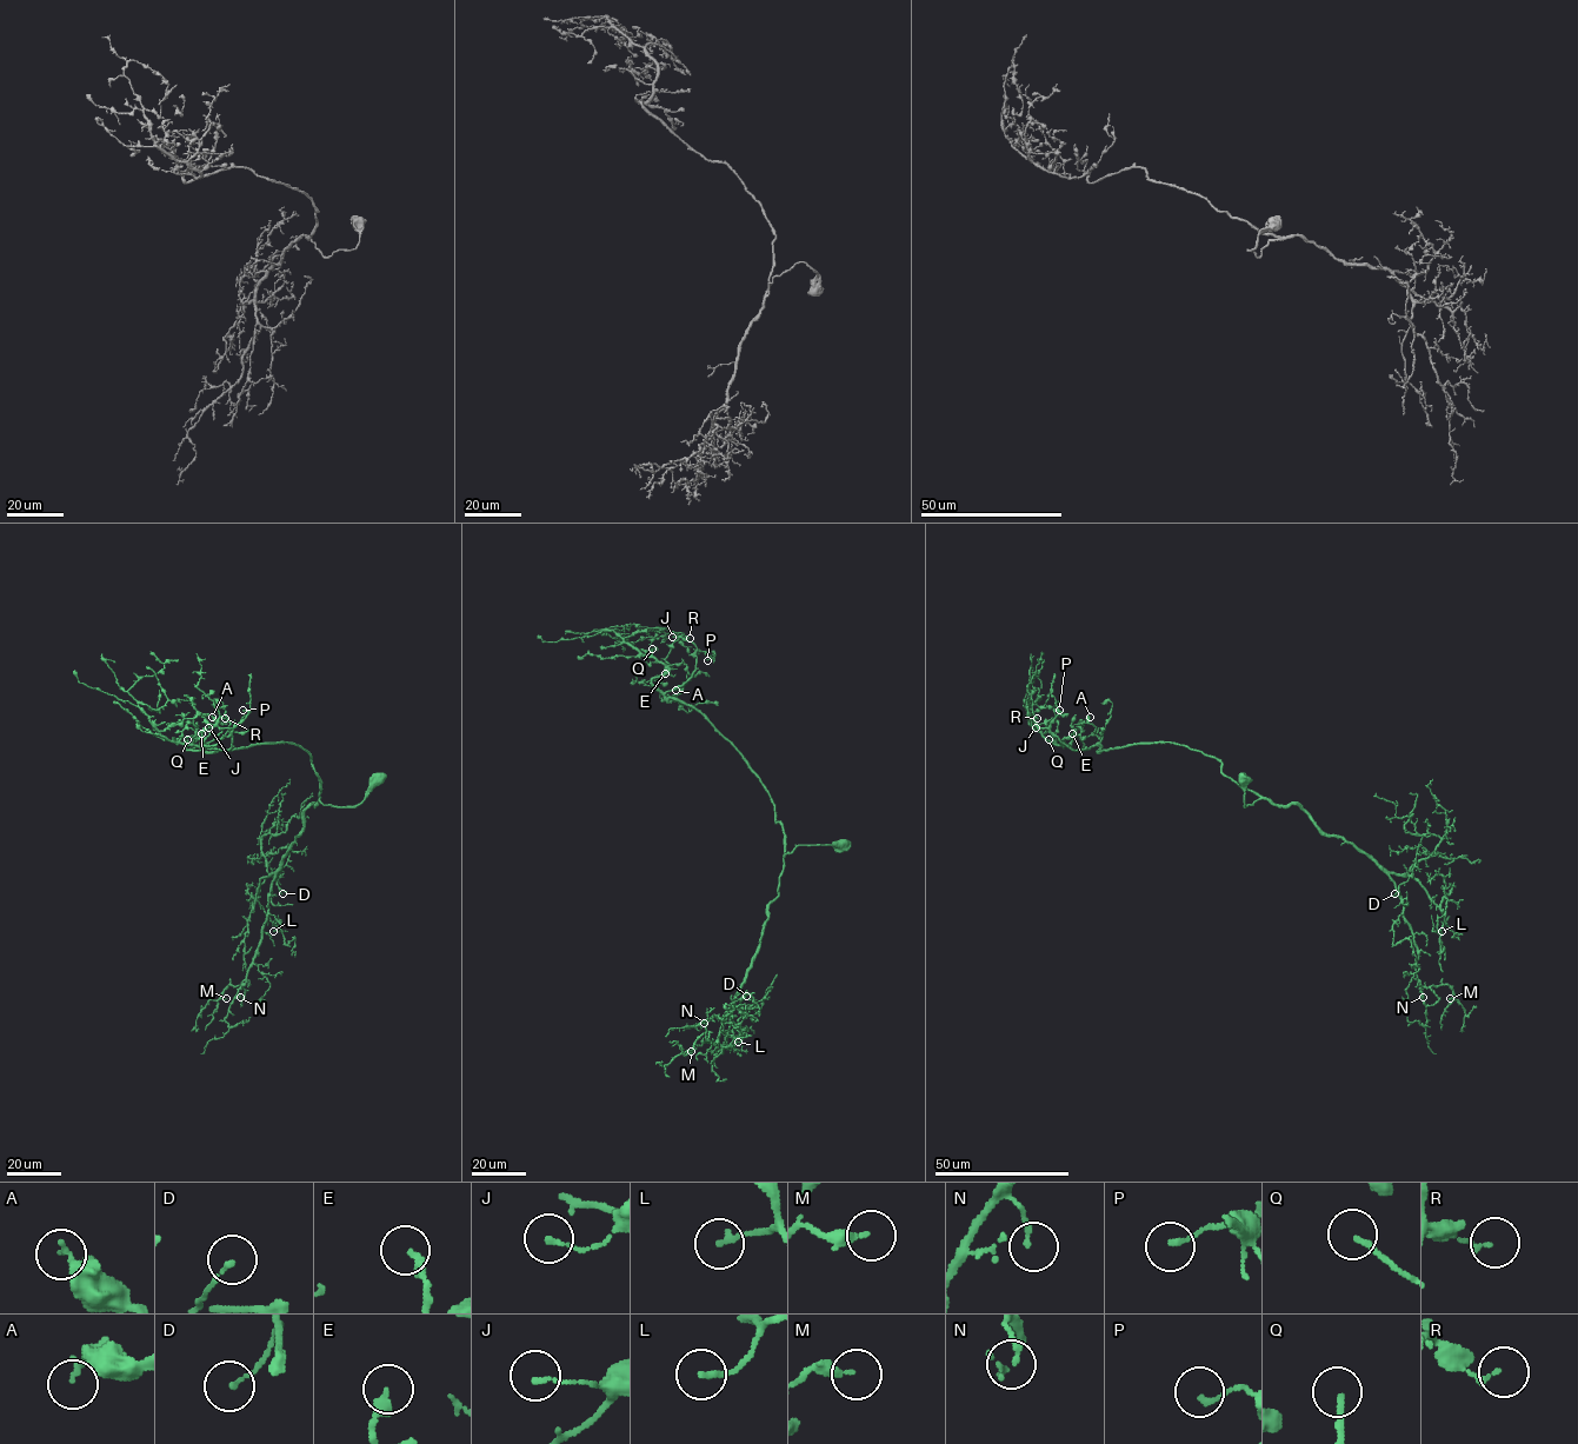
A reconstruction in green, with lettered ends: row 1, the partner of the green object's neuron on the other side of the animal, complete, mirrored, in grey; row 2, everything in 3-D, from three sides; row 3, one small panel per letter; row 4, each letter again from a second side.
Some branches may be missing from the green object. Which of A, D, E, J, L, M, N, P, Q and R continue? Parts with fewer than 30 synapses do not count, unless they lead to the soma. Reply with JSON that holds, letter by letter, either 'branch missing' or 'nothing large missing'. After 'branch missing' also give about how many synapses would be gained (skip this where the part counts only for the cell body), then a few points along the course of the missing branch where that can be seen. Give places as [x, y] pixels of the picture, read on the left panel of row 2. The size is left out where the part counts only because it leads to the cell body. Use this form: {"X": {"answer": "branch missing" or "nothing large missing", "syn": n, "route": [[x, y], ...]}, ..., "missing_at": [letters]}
{"A": {"answer": "nothing large missing"}, "D": {"answer": "nothing large missing"}, "E": {"answer": "branch missing", "syn": 60, "route": [[201, 733], [182, 718], [166, 718]]}, "J": {"answer": "nothing large missing"}, "L": {"answer": "nothing large missing"}, "M": {"answer": "nothing large missing"}, "N": {"answer": "nothing large missing"}, "P": {"answer": "nothing large missing"}, "Q": {"answer": "branch missing", "syn": 60}, "R": {"answer": "nothing large missing"}, "missing_at": ["E", "Q"]}

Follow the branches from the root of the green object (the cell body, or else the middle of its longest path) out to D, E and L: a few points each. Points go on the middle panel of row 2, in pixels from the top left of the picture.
D: (840, 843), (798, 845), (785, 856), (778, 896), (767, 906), (760, 945), (734, 998), (736, 1007), (746, 996)
E: (840, 843), (798, 845), (784, 860), (784, 827), (766, 787), (699, 712), (666, 700), (652, 681), (665, 673)
L: (840, 843), (798, 845), (785, 856), (758, 953), (717, 1039), (723, 1047), (738, 1042)

